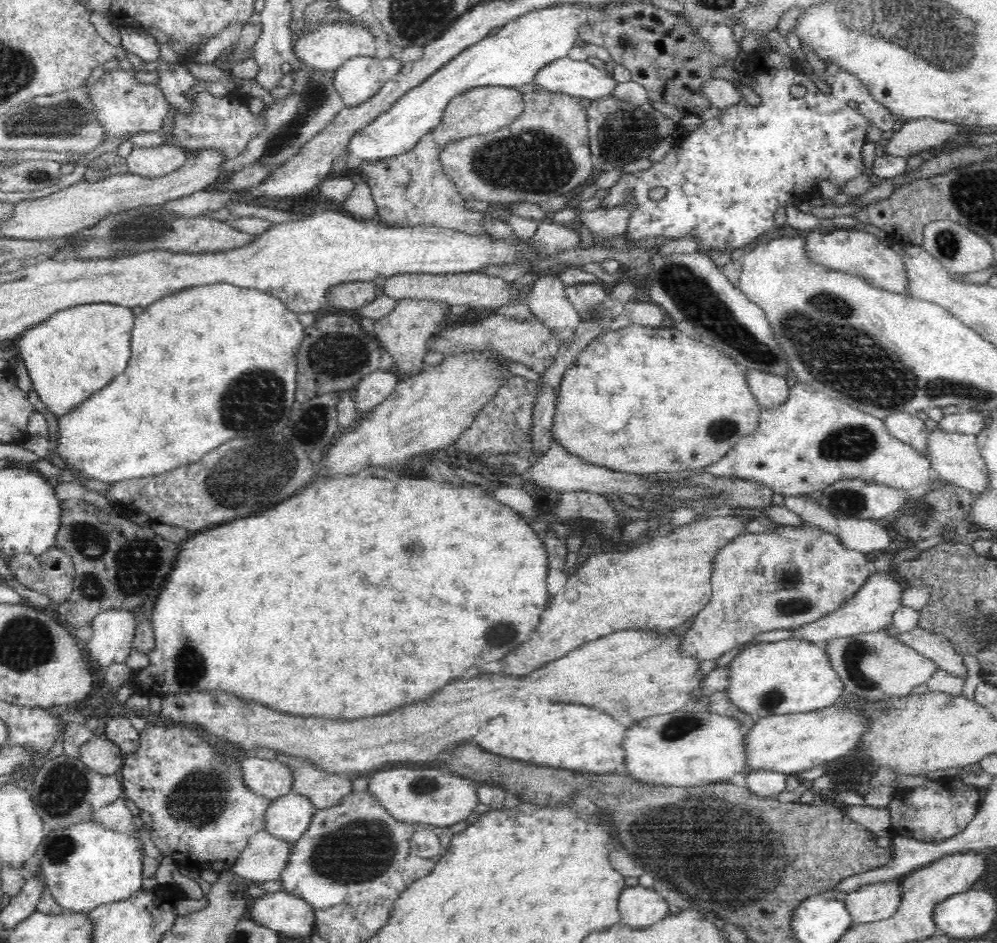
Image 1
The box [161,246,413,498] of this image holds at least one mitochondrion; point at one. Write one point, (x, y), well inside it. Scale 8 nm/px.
(254, 403)

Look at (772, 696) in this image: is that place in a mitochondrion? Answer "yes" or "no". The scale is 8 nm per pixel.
yes

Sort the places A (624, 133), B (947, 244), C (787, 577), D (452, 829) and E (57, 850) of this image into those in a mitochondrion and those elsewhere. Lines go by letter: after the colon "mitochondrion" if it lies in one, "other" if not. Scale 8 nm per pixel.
A: mitochondrion
B: mitochondrion
C: mitochondrion
D: other
E: mitochondrion

